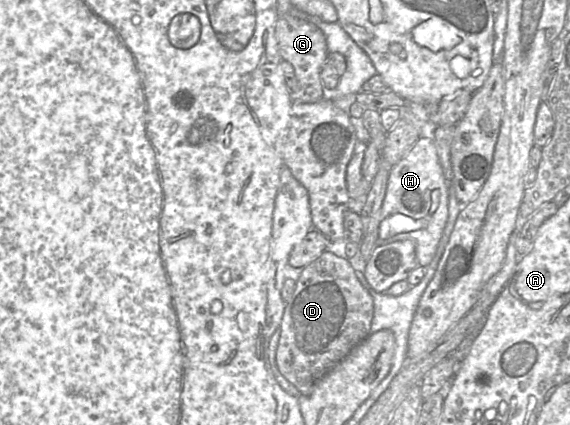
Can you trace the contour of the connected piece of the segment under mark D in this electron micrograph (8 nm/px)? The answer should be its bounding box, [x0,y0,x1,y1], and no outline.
[276,251,373,396]

